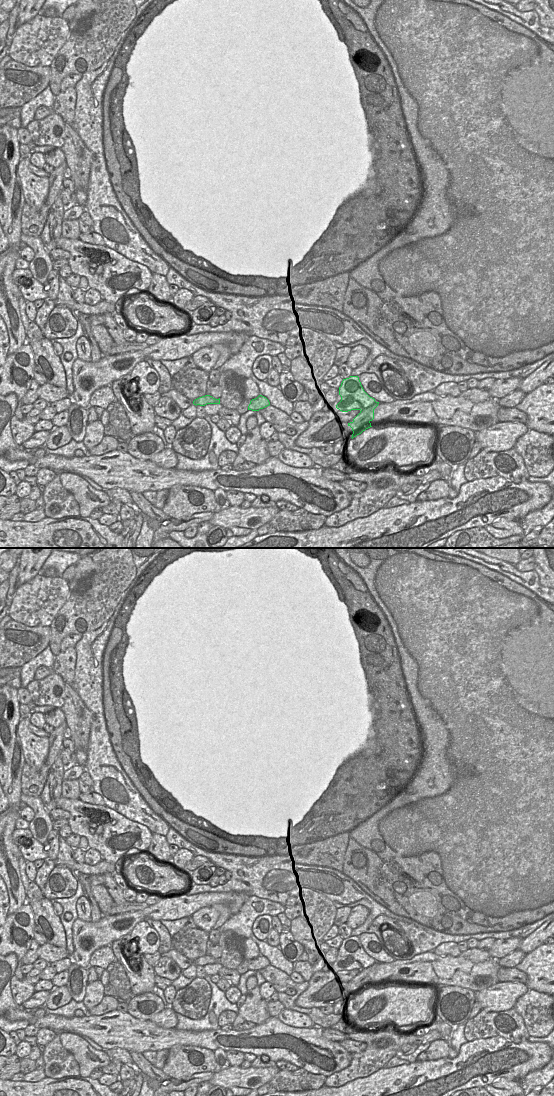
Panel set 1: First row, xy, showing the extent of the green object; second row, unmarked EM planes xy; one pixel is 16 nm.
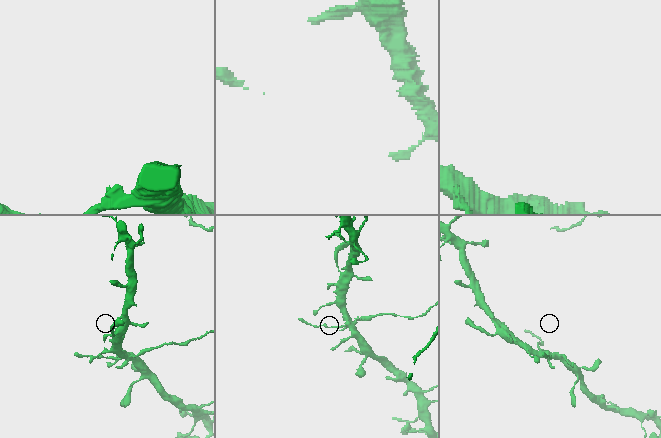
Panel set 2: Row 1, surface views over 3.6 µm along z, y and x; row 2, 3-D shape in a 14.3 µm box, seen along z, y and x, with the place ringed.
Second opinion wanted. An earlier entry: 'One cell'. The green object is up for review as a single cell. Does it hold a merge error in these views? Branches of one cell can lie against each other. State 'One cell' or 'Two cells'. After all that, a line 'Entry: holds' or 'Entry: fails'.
Two cells
Entry: fails

